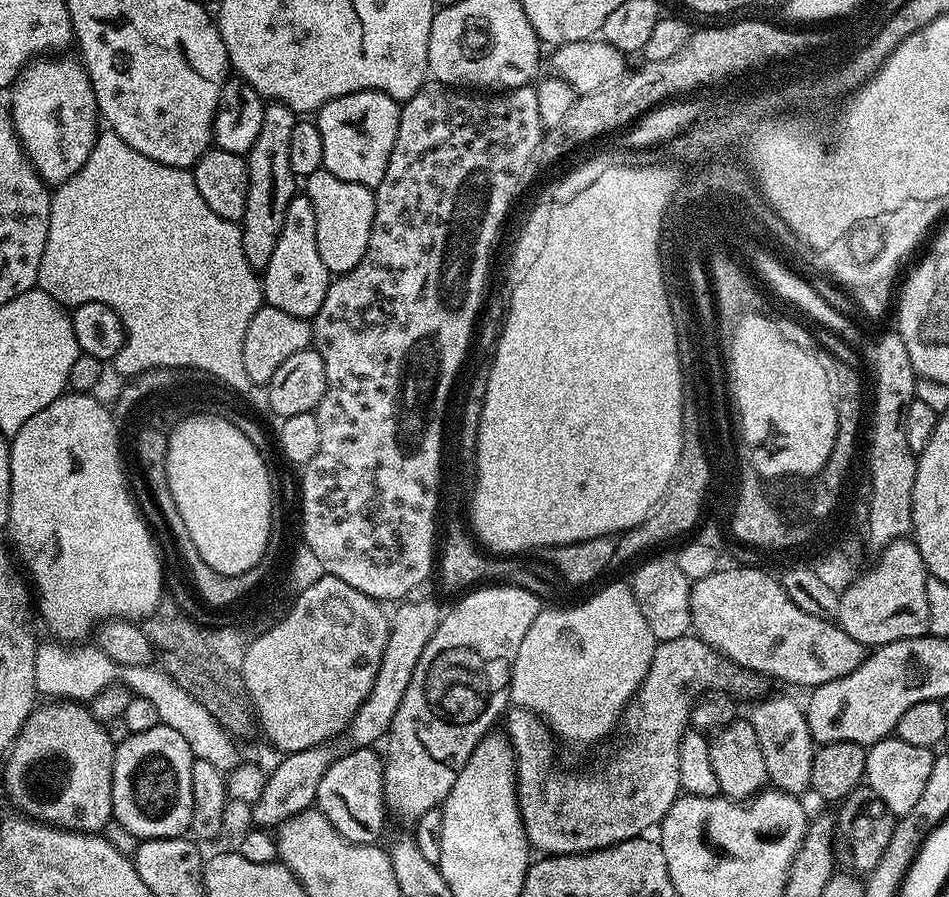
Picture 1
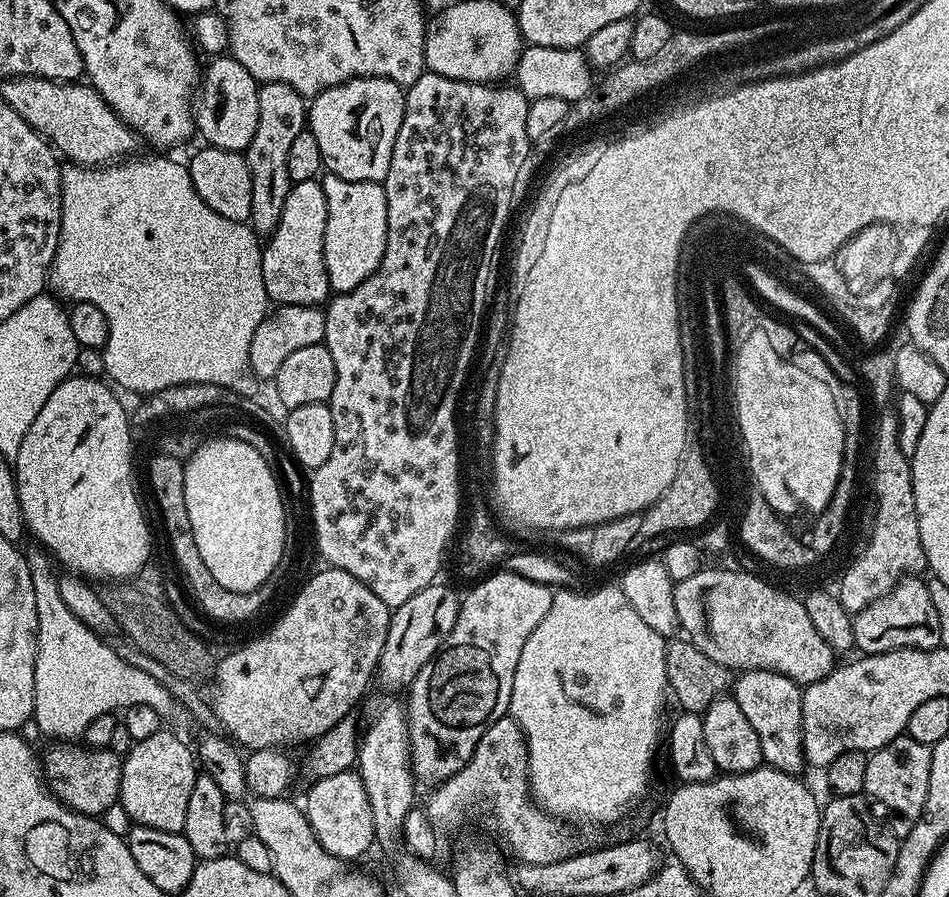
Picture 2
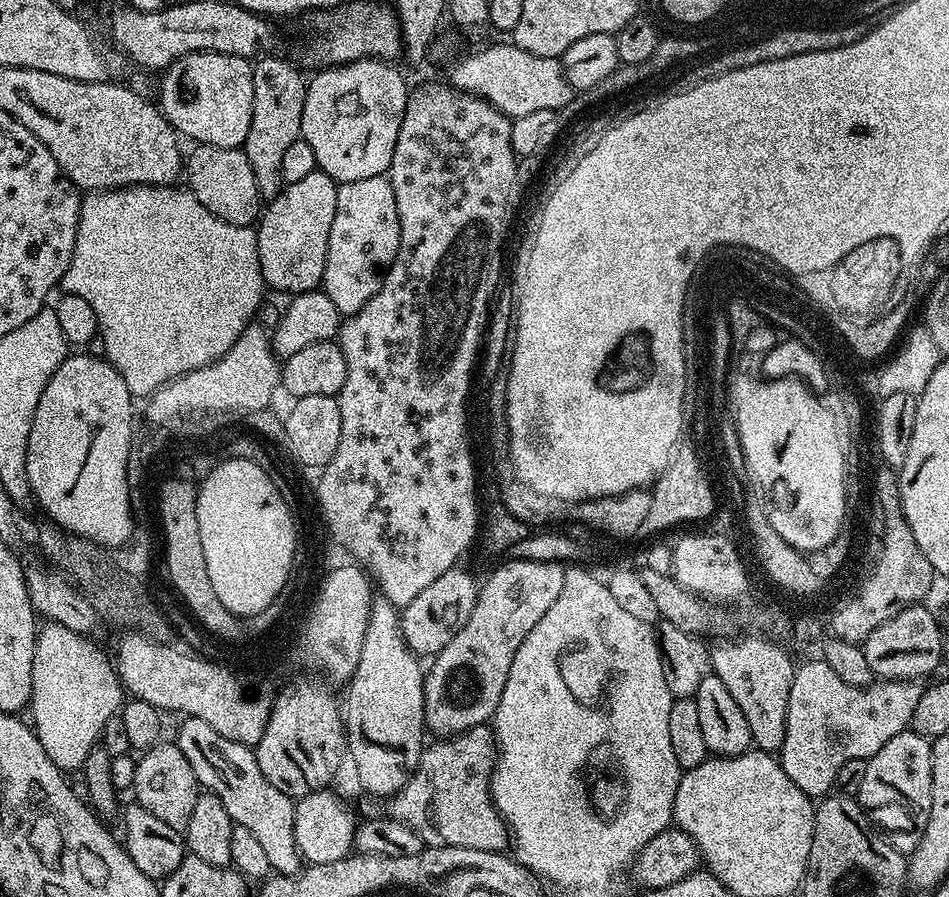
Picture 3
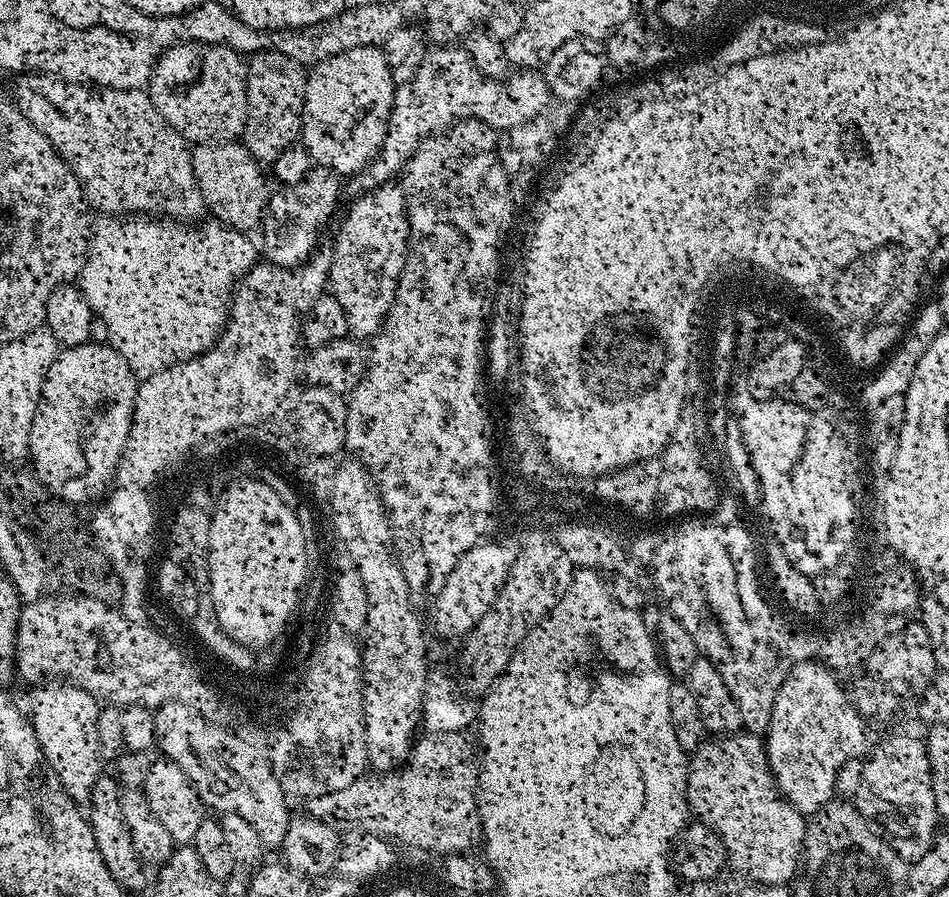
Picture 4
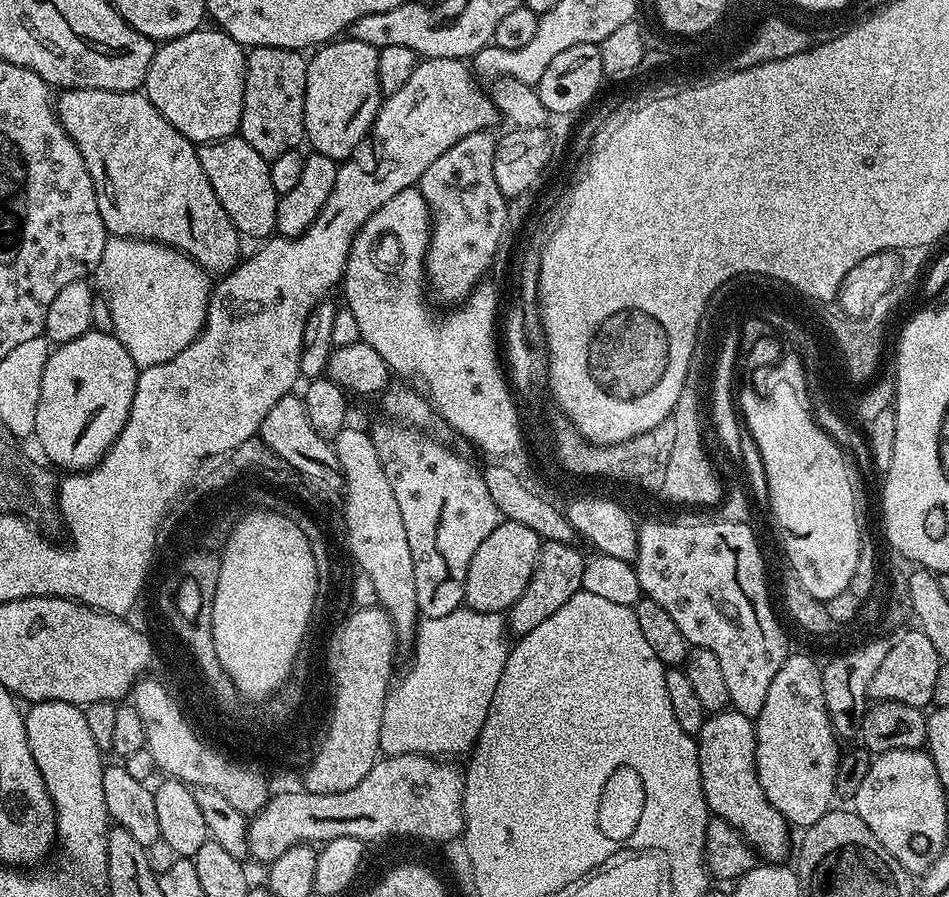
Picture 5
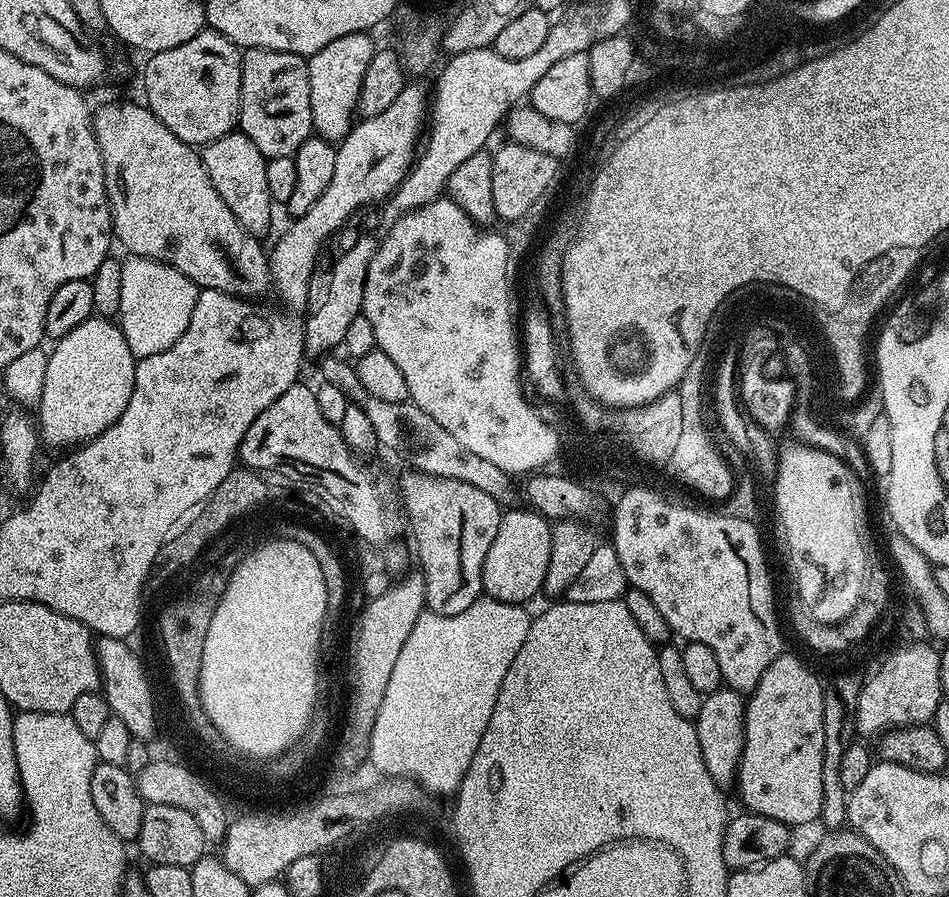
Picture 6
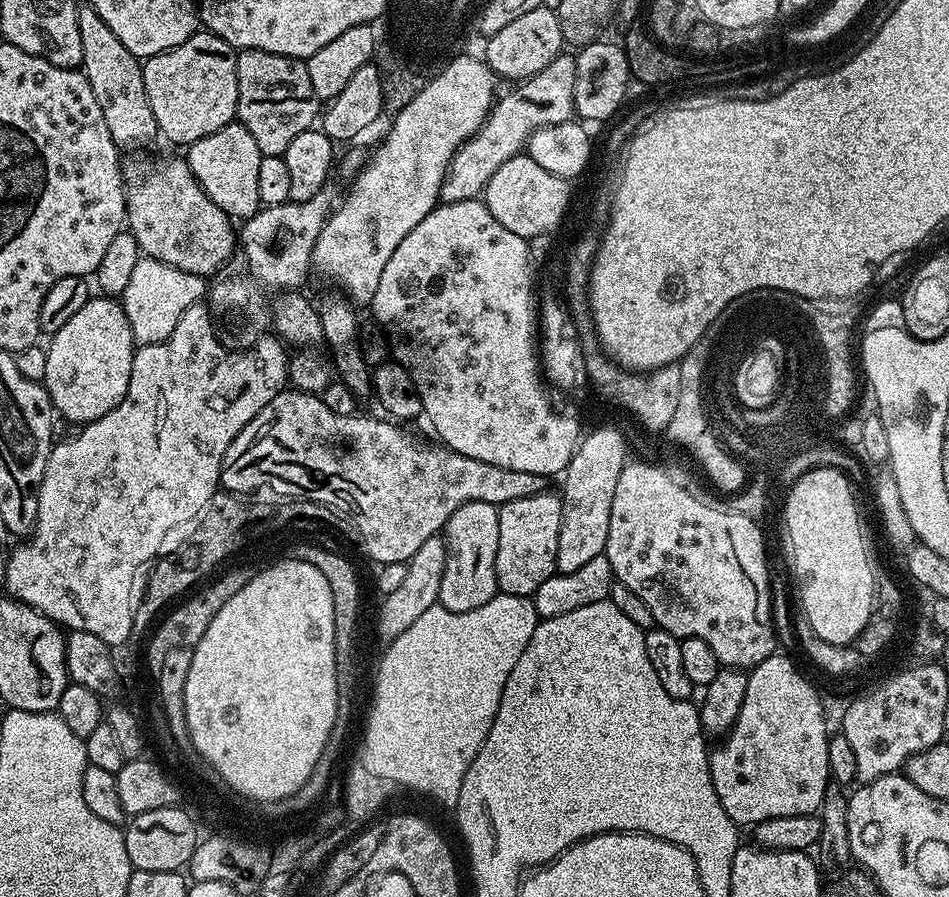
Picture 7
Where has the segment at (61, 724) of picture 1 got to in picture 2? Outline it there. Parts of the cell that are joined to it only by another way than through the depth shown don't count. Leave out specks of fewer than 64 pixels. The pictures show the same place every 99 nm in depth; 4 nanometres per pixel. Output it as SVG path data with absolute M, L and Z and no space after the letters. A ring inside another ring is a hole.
M80 742L67 746L52 746L42 756L42 776L52 795L58 797L64 807L73 808L84 816L103 817L107 808L116 808L120 798L122 760L106 748L89 748Z

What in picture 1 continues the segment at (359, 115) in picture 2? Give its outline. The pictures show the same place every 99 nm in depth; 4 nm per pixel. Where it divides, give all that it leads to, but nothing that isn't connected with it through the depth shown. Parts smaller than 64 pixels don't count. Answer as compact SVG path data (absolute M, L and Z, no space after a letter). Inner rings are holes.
M355 92L334 98L320 107L315 124L322 134L324 169L346 182L358 182L375 190L386 174L386 162L390 162L390 150L394 150L394 138L398 138L398 122L401 105L394 98L381 92Z

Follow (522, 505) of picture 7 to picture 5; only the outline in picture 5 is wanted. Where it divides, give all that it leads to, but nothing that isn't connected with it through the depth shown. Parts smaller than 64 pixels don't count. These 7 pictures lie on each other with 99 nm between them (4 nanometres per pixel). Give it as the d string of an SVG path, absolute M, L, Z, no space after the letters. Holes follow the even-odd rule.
M504 520L494 530L490 530L490 538L486 538L486 542L474 550L474 558L470 558L464 604L475 612L507 613L514 602L522 598L522 590L526 590L534 574L541 543L540 536L527 526L522 526L522 522Z

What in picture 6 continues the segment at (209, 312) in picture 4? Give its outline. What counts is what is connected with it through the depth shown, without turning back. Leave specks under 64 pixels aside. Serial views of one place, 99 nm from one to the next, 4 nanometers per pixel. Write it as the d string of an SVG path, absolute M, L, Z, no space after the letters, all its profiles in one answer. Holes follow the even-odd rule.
M129 255L122 263L122 306L118 323L132 355L139 358L170 350L190 326L197 287L186 274L150 258Z

